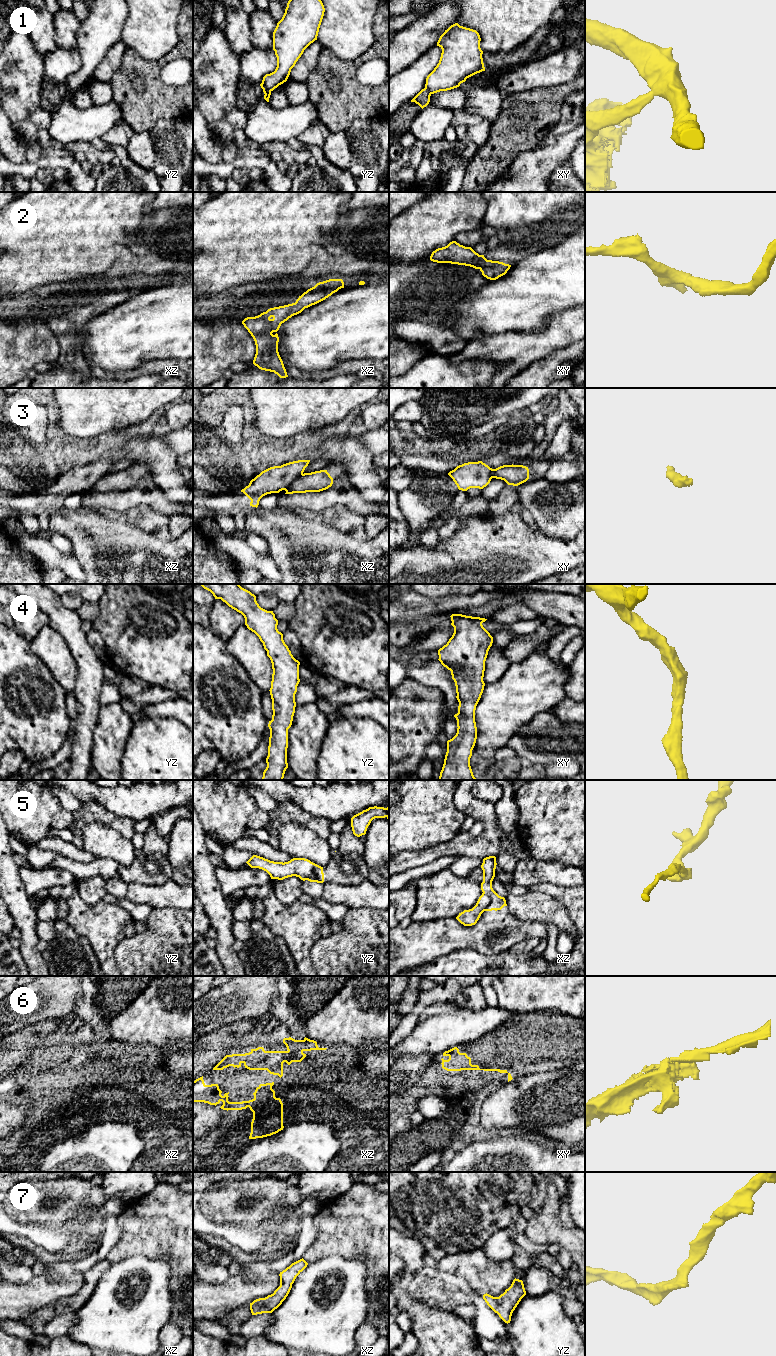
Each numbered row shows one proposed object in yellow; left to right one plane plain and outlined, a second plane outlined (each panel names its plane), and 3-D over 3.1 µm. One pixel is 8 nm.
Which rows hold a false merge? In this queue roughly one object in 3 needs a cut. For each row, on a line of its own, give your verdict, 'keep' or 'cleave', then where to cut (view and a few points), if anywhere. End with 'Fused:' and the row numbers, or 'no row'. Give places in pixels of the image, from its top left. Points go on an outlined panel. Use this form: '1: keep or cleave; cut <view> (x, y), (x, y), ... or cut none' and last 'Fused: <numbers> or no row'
1: cleave; cut xy (425, 87), (430, 94)
2: keep; cut none
3: cleave; cut xz (302, 473), (285, 490)
4: keep; cut none
5: cleave; cut xz (483, 892), (490, 899), (489, 904), (484, 910)
6: keep; cut none
7: keep; cut none
Fused: 1, 3, 5

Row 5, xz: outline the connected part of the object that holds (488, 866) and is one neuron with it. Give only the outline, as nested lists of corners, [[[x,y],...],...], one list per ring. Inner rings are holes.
[[[489,856],[483,859],[481,868],[483,870],[483,882],[481,883],[481,890],[484,894],[488,895],[491,899],[485,911],[501,910],[507,906],[504,897],[499,896],[492,888],[492,881],[495,877],[496,857]]]

